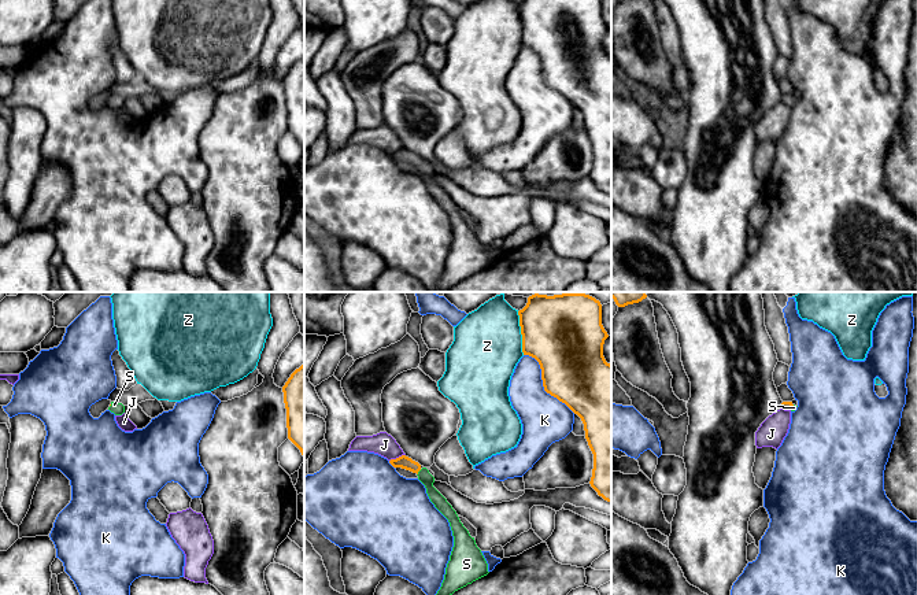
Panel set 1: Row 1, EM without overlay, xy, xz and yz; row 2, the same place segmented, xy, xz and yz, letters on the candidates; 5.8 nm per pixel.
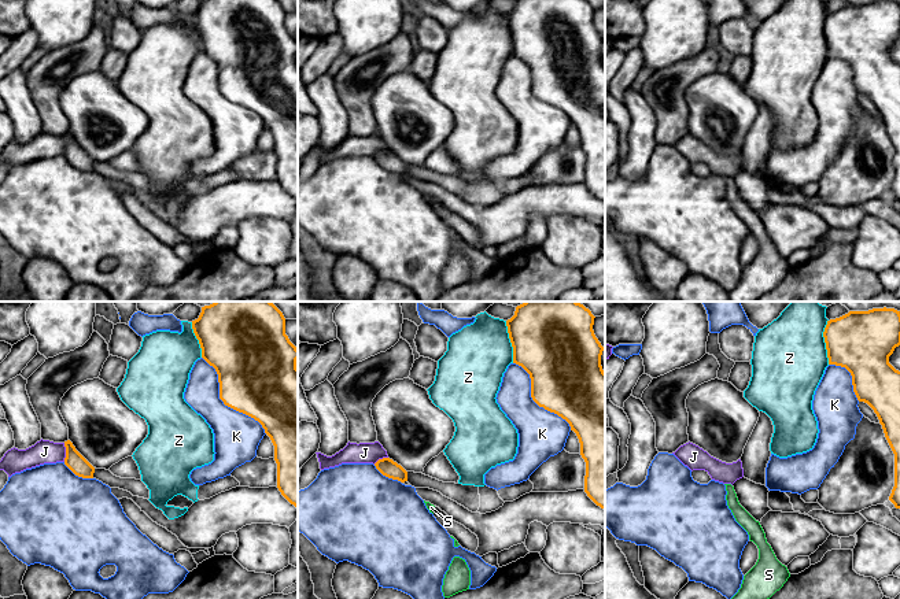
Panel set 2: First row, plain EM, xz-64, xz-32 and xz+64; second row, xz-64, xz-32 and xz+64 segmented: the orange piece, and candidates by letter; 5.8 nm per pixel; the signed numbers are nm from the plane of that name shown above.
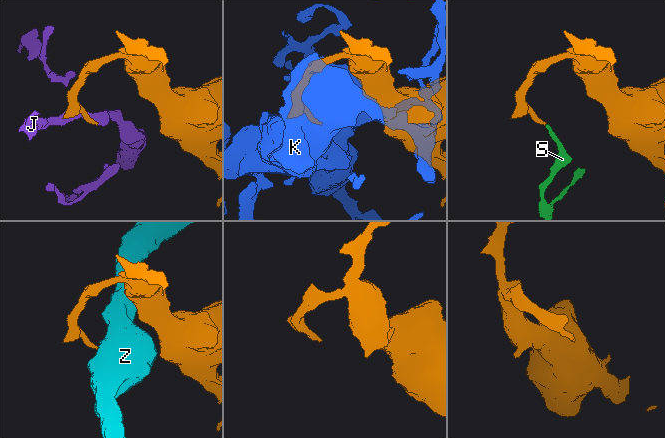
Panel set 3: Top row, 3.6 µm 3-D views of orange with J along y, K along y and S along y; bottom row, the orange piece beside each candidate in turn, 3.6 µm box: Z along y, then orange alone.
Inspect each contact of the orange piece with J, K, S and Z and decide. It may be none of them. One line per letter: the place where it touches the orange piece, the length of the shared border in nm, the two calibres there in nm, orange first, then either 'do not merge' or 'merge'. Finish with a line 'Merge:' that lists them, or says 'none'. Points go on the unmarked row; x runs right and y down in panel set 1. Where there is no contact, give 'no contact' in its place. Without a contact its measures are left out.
J: meets orange in xz at (396, 151); contact 100 nm long; 80 nm thick on the orange side, 140 nm on the other; do not merge
K: meets orange in xz at (543, 77); contact 460 nm long; 380 nm thick on the orange side, 280 nm on the other; do not merge
S: meets orange in xz at (418, 163); contact 50 nm long; 80 nm thick on the orange side, 80 nm on the other; merge
Z: meets orange in xz at (521, 26); contact 260 nm long; 380 nm thick on the orange side, 400 nm on the other; do not merge
Merge: S

